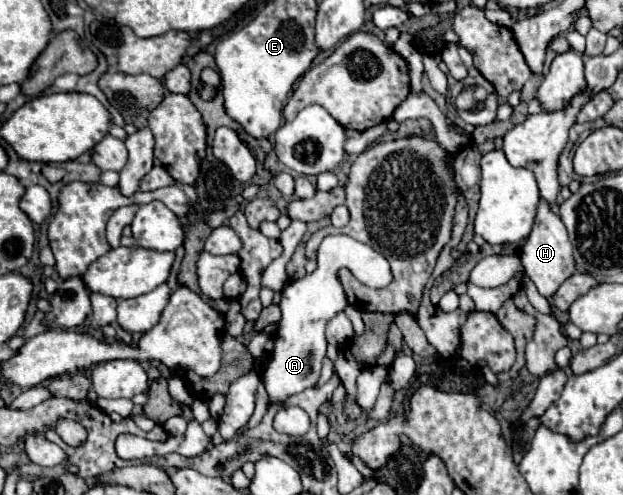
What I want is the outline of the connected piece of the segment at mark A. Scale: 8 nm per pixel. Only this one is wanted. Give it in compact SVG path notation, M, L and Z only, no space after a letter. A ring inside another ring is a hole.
M330 235L322 241L318 249L318 267L314 273L304 275L302 279L290 281L282 291L282 321L278 331L274 333L274 353L270 353L270 361L262 375L270 401L284 401L286 397L304 391L306 387L316 385L320 377L320 365L326 357L326 337L324 327L326 323L344 307L348 305L346 293L338 281L338 271L345 267L364 285L373 288L384 288L392 281L392 273L388 261L380 257L368 245L344 237L344 235Z

